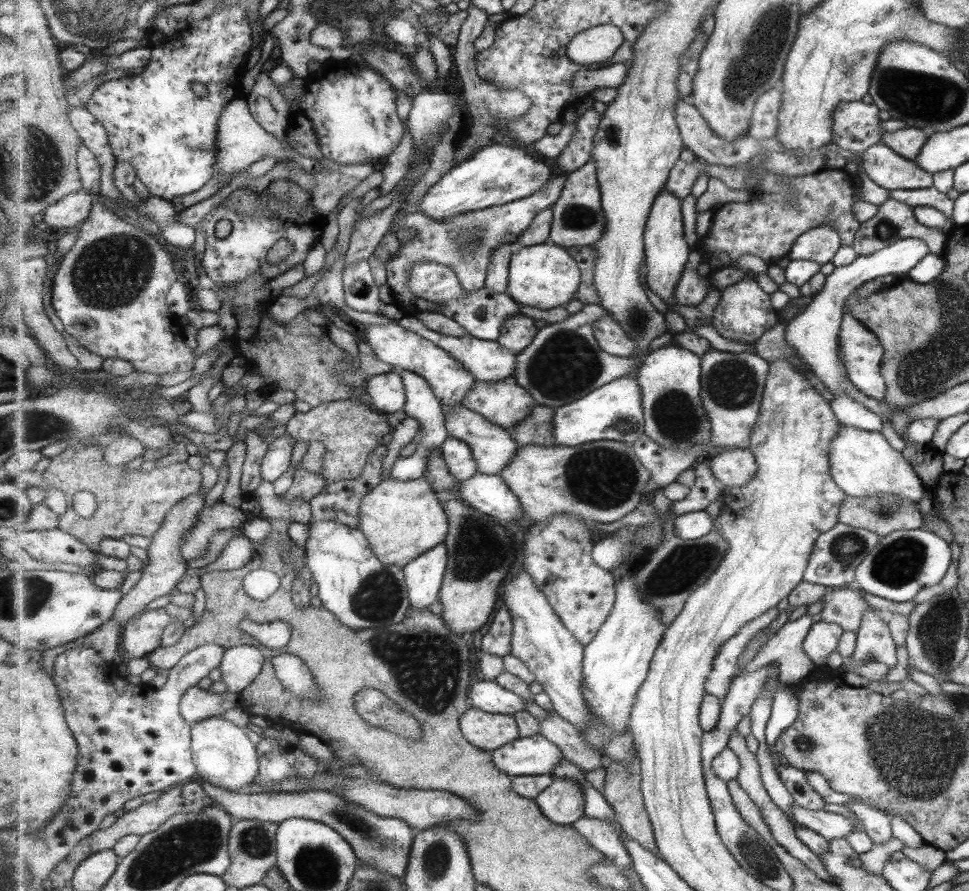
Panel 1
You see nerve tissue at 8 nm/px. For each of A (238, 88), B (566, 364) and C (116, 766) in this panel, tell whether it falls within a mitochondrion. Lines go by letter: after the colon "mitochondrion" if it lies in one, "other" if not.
A: other
B: mitochondrion
C: other

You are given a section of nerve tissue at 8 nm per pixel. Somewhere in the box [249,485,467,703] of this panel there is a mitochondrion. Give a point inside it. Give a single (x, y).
(377, 599)

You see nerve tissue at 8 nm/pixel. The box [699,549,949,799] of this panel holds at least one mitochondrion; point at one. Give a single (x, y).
(803, 743)

